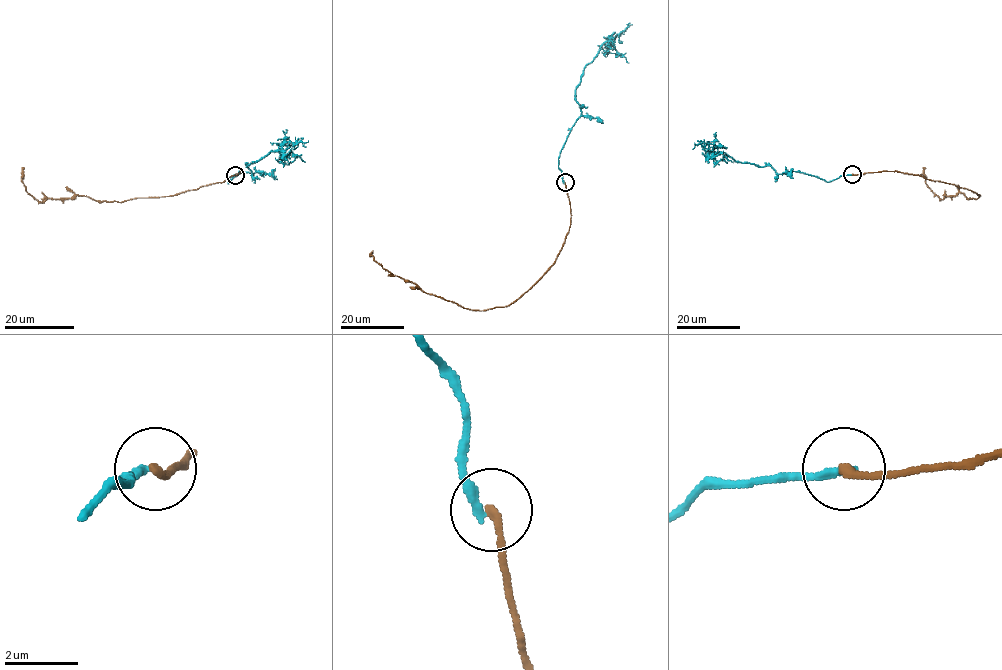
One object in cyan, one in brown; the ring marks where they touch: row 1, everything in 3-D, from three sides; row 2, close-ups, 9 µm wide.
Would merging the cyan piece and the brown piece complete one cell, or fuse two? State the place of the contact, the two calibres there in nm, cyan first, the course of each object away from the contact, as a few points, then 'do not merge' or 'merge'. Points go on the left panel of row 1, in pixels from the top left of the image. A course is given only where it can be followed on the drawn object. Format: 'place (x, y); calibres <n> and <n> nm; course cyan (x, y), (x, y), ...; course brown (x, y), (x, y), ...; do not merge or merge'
place (235, 175); calibres 240 and 220 nm; course cyan (234, 175), (227, 183), (241, 172), (253, 174), (247, 165), (269, 152), (286, 157), (293, 152), (305, 162); course brown (234, 175), (224, 182), (169, 196), (109, 202), (78, 195), (39, 202), (23, 185), (24, 167); do not merge

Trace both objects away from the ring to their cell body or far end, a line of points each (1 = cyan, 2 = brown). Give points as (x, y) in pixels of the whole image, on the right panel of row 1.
1: (853, 174), (827, 181), (711, 153), (733, 162)
2: (853, 174), (894, 171), (920, 175), (980, 195), (971, 199), (960, 192), (940, 199), (926, 183), (922, 167)

